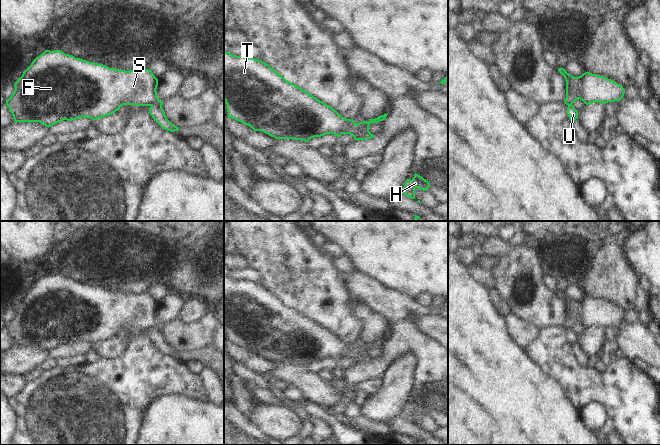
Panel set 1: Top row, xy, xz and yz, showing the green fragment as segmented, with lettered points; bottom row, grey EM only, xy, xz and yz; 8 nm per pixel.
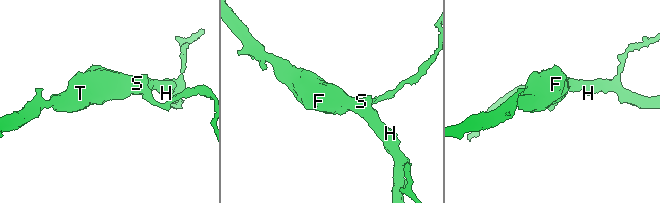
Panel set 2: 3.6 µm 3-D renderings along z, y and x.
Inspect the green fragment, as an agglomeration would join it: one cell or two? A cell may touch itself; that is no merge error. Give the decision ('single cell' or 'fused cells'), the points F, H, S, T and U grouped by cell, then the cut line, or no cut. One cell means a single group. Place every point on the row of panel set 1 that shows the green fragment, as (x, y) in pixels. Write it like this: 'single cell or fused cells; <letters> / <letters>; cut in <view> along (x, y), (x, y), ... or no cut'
fused cells; F H S T / U; cut in xy along (151, 105), (161, 107)

